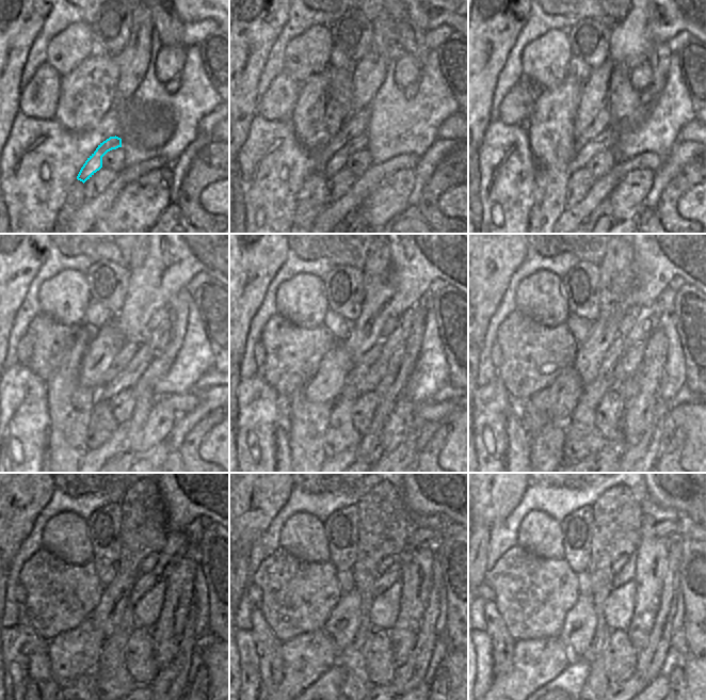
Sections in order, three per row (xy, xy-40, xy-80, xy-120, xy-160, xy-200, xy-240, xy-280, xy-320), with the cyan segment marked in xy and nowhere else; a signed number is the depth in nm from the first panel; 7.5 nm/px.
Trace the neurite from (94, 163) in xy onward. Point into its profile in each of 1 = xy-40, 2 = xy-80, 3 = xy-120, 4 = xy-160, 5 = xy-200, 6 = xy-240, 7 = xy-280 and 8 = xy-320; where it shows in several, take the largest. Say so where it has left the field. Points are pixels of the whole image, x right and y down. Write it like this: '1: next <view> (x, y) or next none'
1: next xy-40 (338, 160)
2: next xy-80 (606, 140)
3: next xy-120 (147, 351)
4: next xy-160 (371, 379)
5: next xy-200 (647, 320)
6: next xy-240 (178, 541)
7: next xy-280 (424, 534)
8: next xy-320 (671, 529)

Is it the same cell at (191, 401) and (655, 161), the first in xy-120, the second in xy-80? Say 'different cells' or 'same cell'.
same cell

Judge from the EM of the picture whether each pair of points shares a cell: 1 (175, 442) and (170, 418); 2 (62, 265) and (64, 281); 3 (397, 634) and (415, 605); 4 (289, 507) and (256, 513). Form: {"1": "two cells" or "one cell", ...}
{"1": "two cells", "2": "two cells", "3": "one cell", "4": "two cells"}

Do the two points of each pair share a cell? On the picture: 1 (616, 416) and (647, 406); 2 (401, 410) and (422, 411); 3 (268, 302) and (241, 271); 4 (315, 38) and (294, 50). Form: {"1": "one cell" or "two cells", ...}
{"1": "two cells", "2": "two cells", "3": "two cells", "4": "one cell"}

